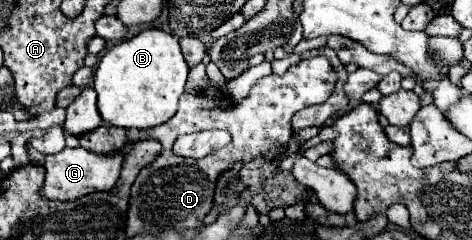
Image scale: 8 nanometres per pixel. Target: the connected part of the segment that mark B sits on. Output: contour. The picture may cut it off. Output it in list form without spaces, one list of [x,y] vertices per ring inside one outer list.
[[[144,29],[102,53],[94,73],[98,111],[106,123],[124,129],[150,129],[162,125],[176,113],[186,77],[188,63],[182,57],[178,39],[162,29]]]

